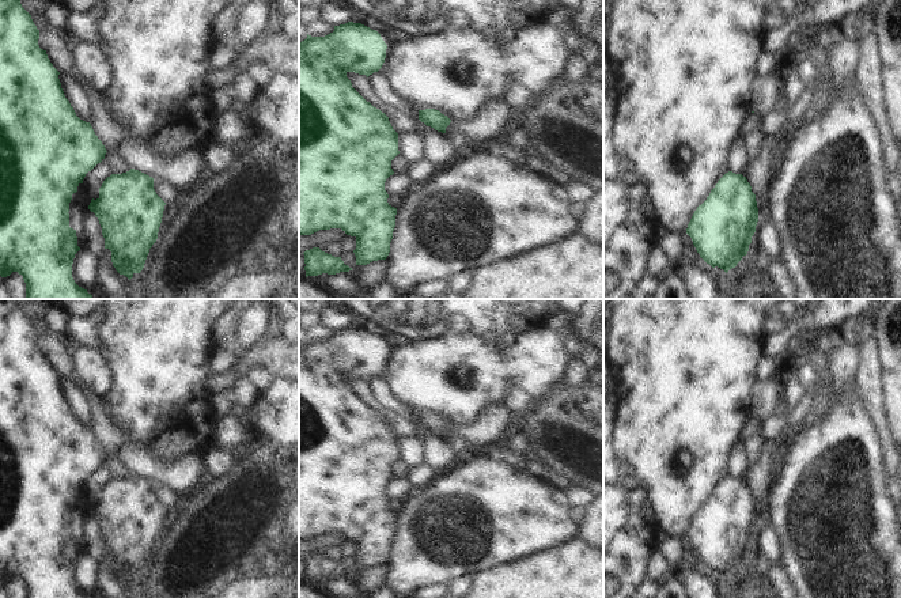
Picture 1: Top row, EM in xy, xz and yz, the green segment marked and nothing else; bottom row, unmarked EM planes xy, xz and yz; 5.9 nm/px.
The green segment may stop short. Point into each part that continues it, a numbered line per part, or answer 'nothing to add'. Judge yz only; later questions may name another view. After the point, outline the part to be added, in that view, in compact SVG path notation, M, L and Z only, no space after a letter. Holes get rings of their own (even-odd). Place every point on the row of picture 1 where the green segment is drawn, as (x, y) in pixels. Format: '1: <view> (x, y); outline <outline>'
nothing to add

